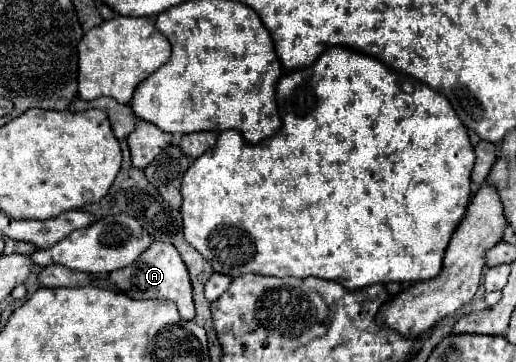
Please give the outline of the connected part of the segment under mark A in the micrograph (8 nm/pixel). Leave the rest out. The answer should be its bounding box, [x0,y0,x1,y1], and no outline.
[109,240,195,320]

